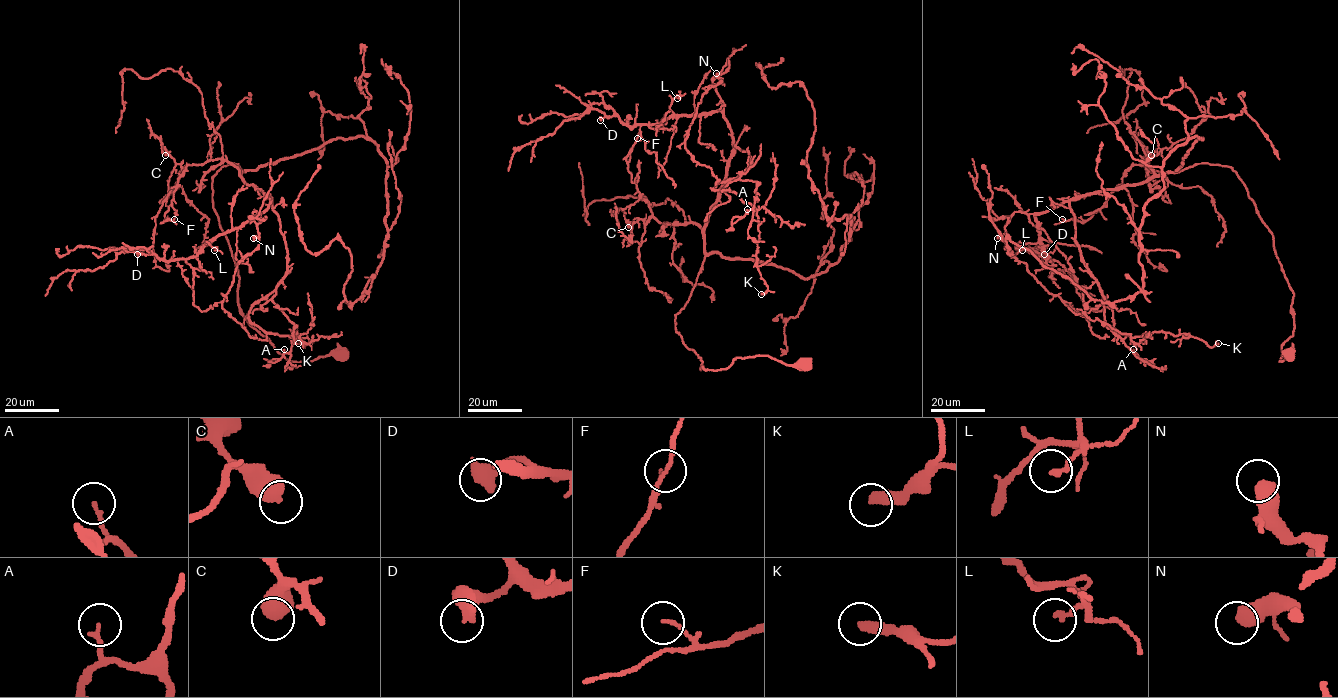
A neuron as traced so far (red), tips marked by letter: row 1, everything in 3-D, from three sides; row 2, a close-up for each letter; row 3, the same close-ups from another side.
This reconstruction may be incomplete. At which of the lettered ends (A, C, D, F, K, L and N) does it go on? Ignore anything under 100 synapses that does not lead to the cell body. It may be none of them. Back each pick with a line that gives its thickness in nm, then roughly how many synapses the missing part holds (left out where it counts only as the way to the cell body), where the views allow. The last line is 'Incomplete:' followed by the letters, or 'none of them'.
Incomplete: none of them

